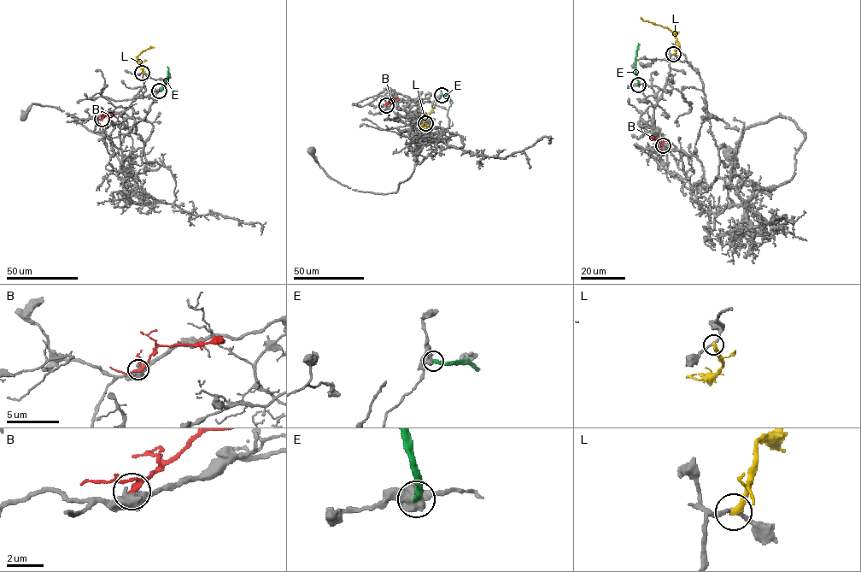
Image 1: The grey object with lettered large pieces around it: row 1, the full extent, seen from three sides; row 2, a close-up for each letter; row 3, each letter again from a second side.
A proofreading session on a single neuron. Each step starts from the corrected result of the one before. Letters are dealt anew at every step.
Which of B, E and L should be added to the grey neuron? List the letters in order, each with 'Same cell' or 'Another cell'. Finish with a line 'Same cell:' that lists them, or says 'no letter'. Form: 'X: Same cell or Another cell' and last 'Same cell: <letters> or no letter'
B: Another cell
E: Another cell
L: Another cell
Same cell: no letter

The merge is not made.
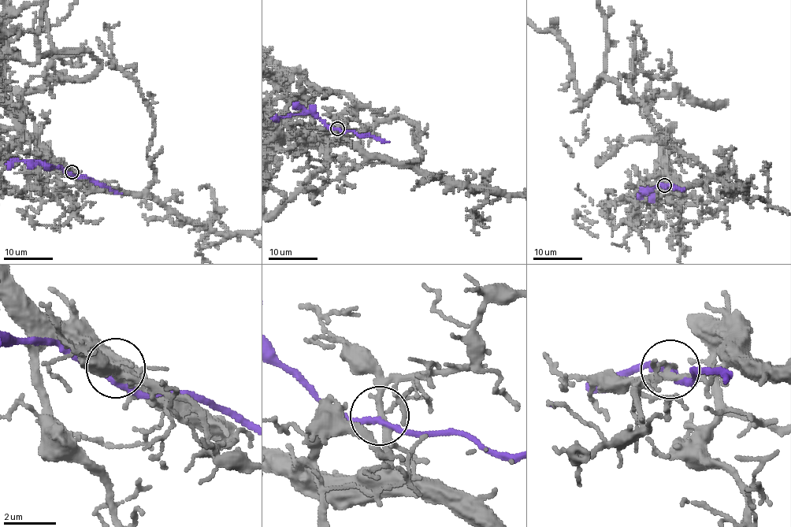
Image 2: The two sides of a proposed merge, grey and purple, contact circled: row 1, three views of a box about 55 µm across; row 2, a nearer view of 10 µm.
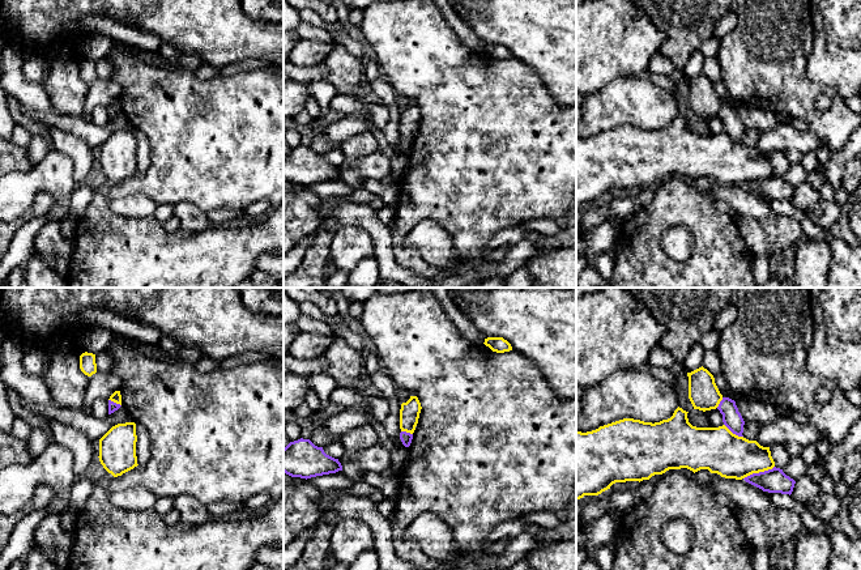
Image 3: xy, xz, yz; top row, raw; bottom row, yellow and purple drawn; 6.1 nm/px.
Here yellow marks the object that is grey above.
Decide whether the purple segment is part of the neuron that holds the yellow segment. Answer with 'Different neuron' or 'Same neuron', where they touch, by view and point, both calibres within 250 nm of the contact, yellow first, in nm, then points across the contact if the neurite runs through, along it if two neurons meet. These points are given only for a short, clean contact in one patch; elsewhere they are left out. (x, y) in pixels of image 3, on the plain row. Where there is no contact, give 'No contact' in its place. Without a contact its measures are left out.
Different neuron. Touches yellow at yz (758, 179). Thickness 260 nm (yellow) against 150 nm

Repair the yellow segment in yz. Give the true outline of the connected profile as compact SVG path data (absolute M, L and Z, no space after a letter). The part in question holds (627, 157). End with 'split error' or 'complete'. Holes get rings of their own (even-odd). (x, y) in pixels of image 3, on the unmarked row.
M678 114L670 126L655 131L623 126L592 139L576 139L576 207L598 203L615 190L640 190L669 176L687 175L694 180L708 176L725 186L742 187L775 174L770 154L733 141L725 132L692 133L687 120Z; complete

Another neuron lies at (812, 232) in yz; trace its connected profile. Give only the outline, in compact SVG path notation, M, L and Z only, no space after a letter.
M772 200L770 204L773 213L789 216L800 224L804 239L826 242L828 244L835 239L828 229L823 229L815 225L810 220L807 212L805 212L804 209L794 208L792 203Z

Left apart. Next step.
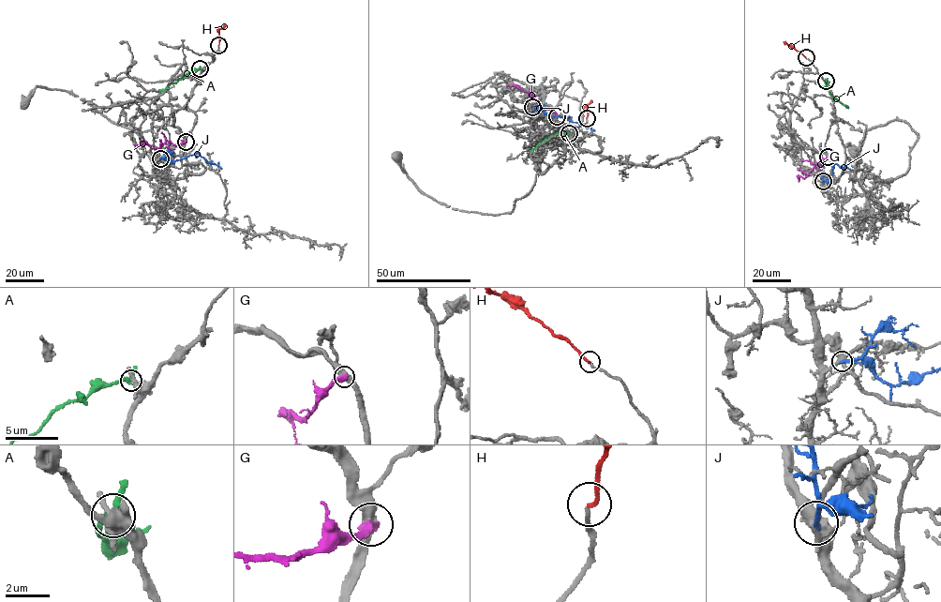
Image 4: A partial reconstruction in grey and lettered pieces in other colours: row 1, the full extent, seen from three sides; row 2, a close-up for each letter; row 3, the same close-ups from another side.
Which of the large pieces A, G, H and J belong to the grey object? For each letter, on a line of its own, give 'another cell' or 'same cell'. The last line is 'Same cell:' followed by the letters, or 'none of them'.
A: another cell
G: another cell
H: same cell
J: another cell
Same cell: H

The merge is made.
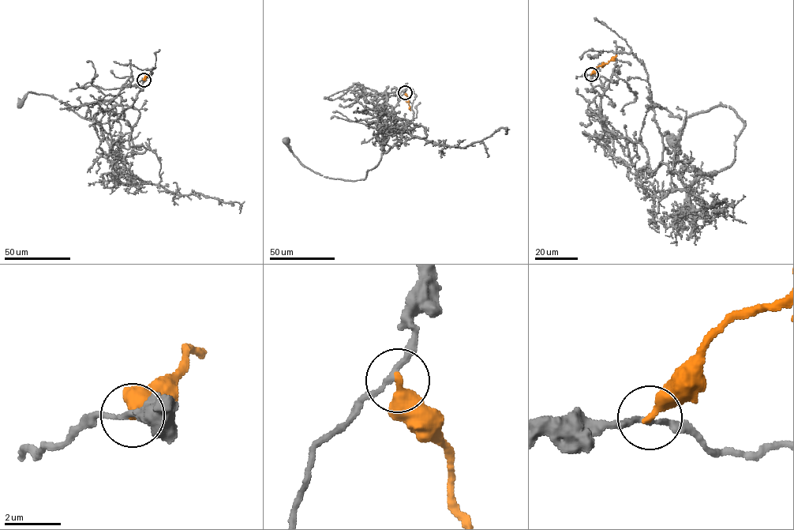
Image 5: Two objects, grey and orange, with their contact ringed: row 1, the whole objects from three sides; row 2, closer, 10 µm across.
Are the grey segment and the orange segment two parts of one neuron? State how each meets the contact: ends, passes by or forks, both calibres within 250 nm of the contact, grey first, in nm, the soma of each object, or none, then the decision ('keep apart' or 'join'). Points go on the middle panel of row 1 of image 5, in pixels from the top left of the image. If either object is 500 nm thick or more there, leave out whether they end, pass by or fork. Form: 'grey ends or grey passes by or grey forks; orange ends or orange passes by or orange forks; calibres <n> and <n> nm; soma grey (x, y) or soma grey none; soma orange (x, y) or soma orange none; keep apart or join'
grey passes by; orange ends; calibres 180 and 420 nm; soma grey (286, 140); soma orange none; keep apart

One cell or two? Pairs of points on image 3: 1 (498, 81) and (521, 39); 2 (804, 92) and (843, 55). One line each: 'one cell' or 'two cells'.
1: two cells
2: two cells

